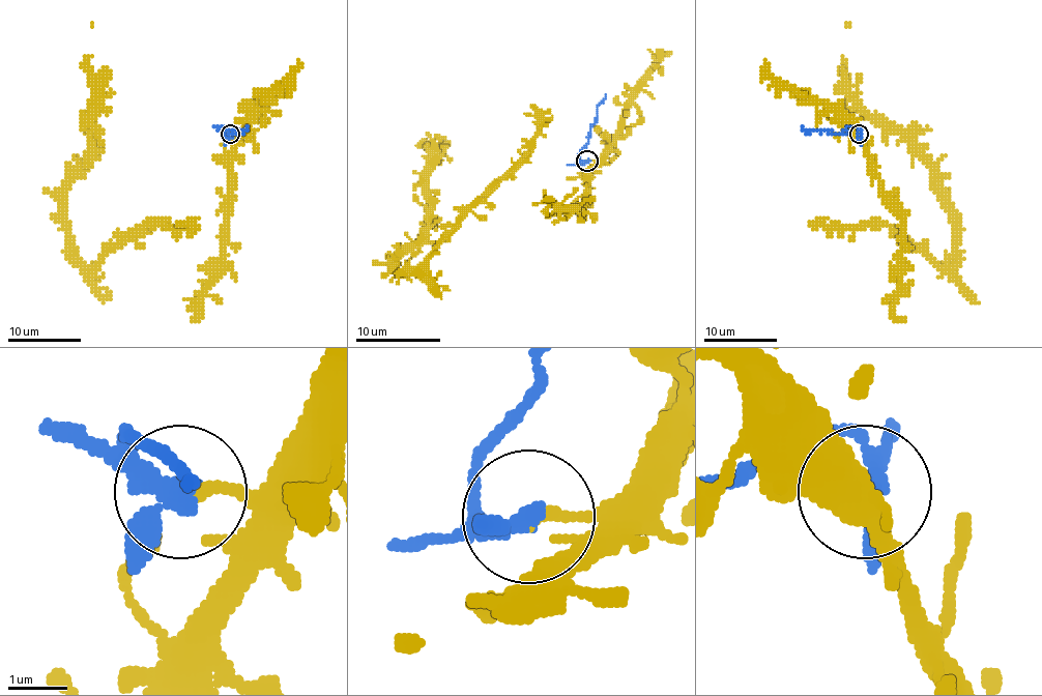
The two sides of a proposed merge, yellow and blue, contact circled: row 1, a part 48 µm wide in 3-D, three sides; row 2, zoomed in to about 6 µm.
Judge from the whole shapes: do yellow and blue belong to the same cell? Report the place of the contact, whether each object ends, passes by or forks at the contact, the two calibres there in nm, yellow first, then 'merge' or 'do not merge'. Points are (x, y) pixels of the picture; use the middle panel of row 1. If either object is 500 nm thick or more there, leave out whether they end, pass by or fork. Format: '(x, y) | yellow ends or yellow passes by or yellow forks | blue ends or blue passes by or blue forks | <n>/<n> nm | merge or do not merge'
(586, 161) | yellow ends | blue passes by | 200/320 nm | do not merge

